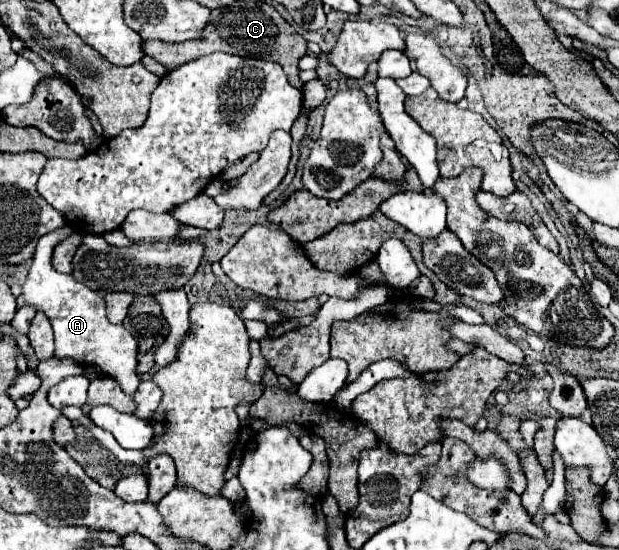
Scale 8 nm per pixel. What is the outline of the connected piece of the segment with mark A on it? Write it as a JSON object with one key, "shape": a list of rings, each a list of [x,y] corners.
{"shape":[[[64,226],[38,240],[38,246],[32,258],[34,262],[22,286],[20,300],[26,304],[34,304],[38,310],[42,310],[48,316],[54,328],[56,358],[72,358],[72,360],[78,360],[82,366],[96,366],[108,376],[112,376],[114,380],[118,380],[120,388],[132,396],[140,384],[140,378],[136,376],[136,364],[138,364],[136,340],[130,336],[130,332],[124,326],[116,326],[108,322],[106,304],[94,290],[74,280],[74,276],[60,274],[52,268],[50,258],[54,248],[62,240],[66,240],[70,234],[72,234],[72,228]]]}

